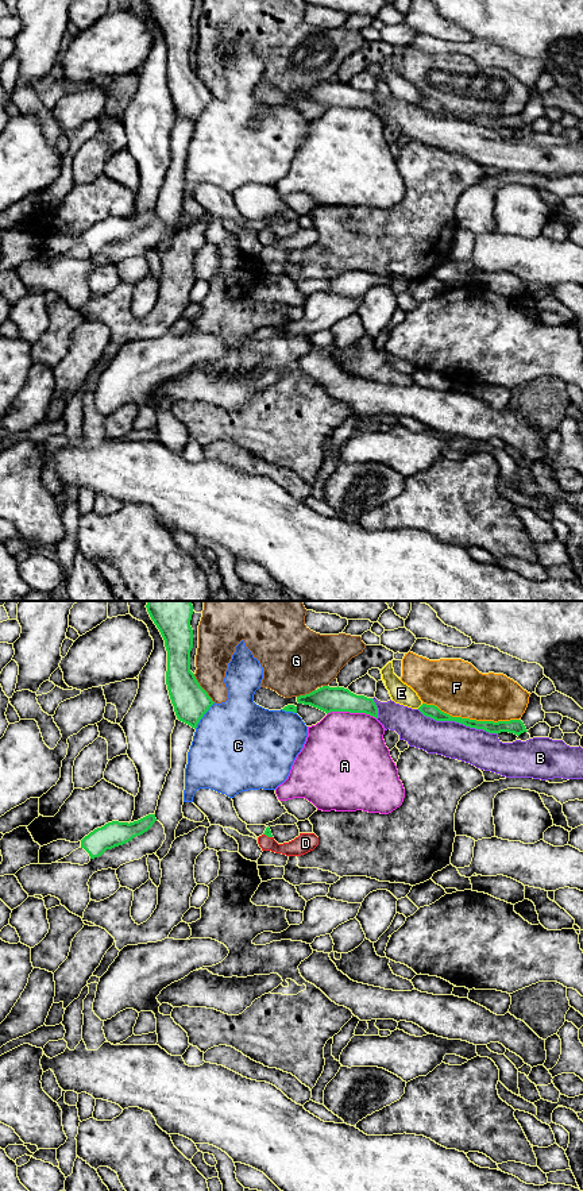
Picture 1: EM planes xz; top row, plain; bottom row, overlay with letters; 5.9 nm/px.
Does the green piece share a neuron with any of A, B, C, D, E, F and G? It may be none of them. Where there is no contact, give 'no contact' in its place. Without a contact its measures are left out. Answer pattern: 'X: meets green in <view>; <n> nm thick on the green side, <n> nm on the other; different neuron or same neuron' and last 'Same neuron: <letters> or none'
A: meets green in xz; 150 nm thick on the green side, 480 nm on the other; different neuron
B: meets green in xz; 80 nm thick on the green side, 220 nm on the other; different neuron
C: meets green in xz; 220 nm thick on the green side, 500 nm on the other; different neuron
D: meets green in xz; 50 nm thick on the green side, 120 nm on the other; same neuron
E: meets green in xz; 80 nm thick on the green side, 120 nm on the other; different neuron
F: meets green in xz; 80 nm thick on the green side, 320 nm on the other; different neuron
G: meets green in xz; 220 nm thick on the green side, 220 nm on the other; different neuron
Same neuron: D

